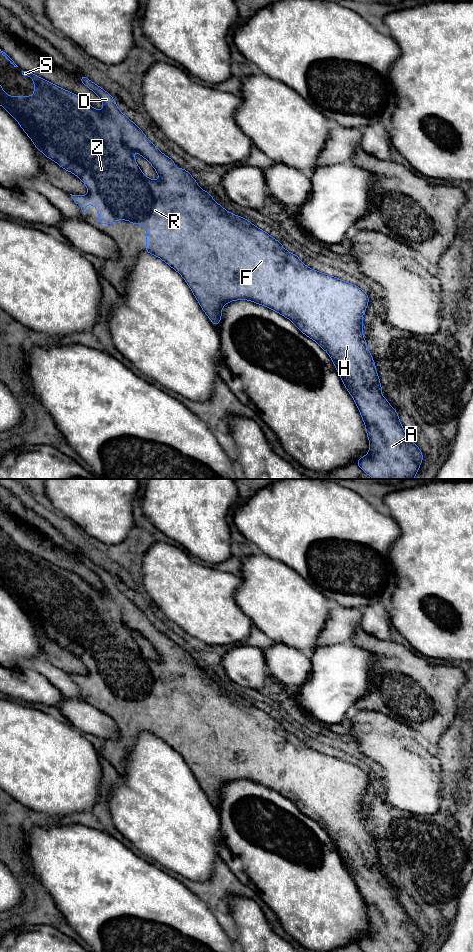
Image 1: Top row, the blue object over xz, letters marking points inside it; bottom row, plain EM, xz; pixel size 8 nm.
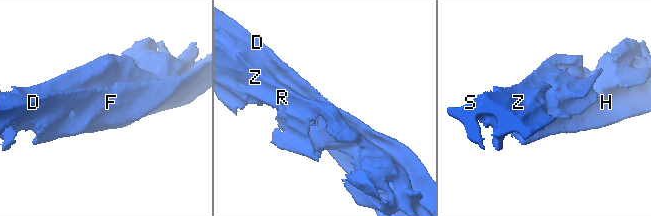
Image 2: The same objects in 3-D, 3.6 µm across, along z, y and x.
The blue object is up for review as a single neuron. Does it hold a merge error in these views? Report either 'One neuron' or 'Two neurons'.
One neuron

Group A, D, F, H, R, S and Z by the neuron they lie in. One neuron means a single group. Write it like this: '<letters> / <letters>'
A D F H R S Z

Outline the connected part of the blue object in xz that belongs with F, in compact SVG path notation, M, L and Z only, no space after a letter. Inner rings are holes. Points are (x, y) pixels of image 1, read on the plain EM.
M22 549L19 555L29 556L34 561L34 575L8 576L0 564L0 585L18 601L37 630L83 661L89 674L84 676L70 674L83 695L88 693L88 689L81 686L81 682L94 685L98 690L99 704L113 704L115 700L145 704L146 732L162 739L183 757L214 806L221 801L223 786L234 780L250 780L291 800L302 813L317 822L329 834L343 864L360 891L370 926L369 933L359 938L356 944L364 952L418 952L423 941L422 932L404 911L398 892L381 874L382 866L374 839L363 816L362 796L369 782L367 773L355 764L307 747L297 735L288 732L268 713L247 699L229 693L208 671L198 666L188 651L181 647L175 650L176 643L158 630L143 611L118 589L108 572L85 555L80 557L81 562L101 579L103 590L93 588L80 576L25 549ZM133 632L138 632L153 646L158 653L159 661L144 655L132 635Z

